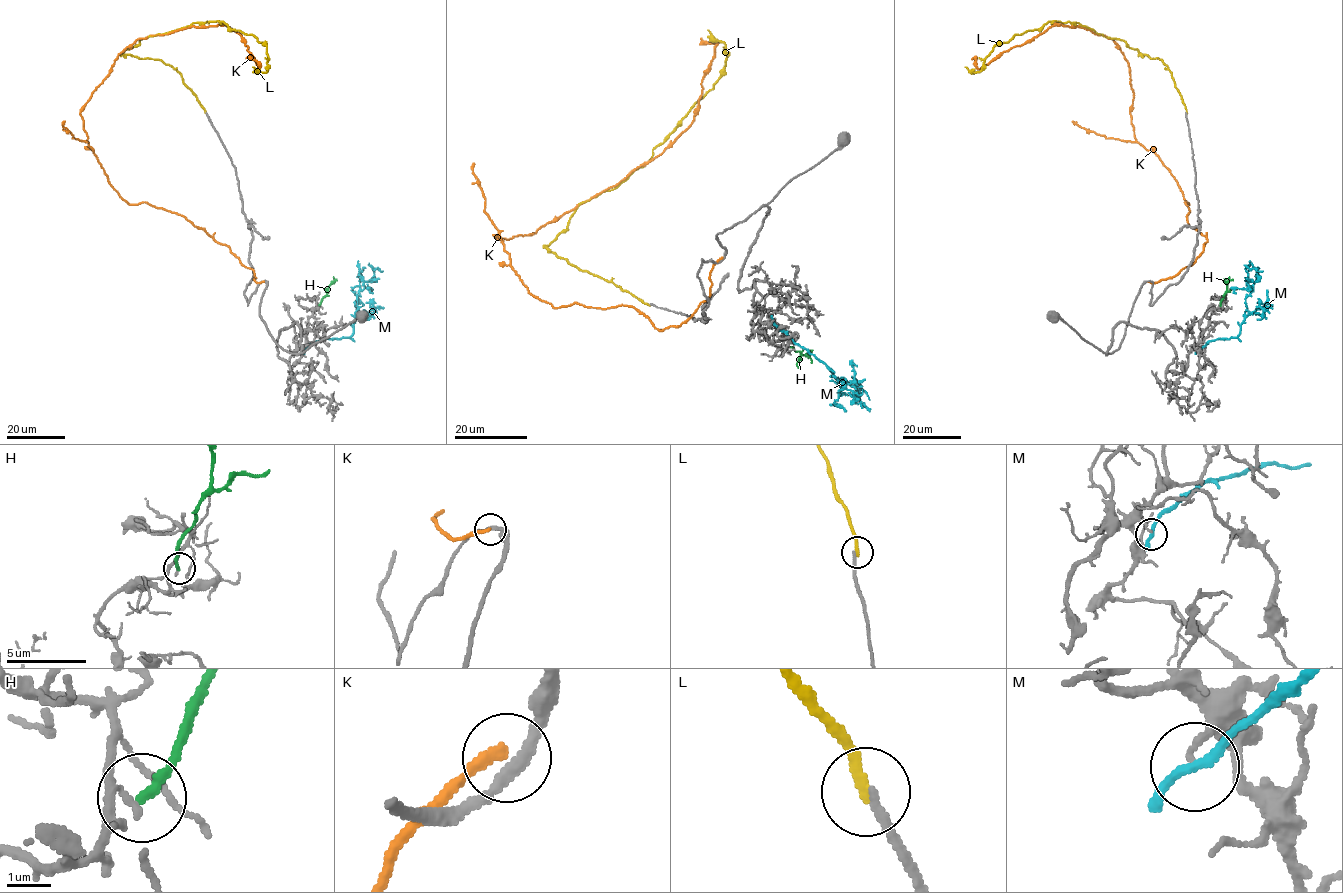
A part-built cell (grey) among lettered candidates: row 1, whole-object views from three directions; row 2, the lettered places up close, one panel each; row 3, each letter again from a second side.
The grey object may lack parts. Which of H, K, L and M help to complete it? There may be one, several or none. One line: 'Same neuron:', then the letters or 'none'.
Same neuron: none

